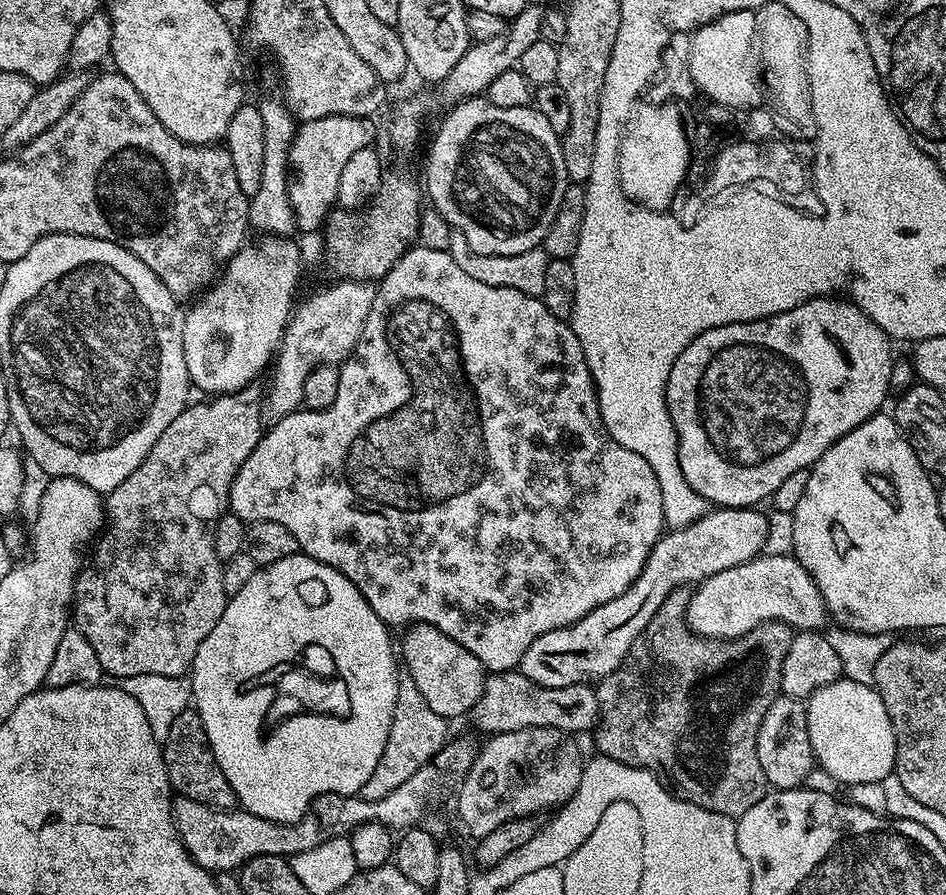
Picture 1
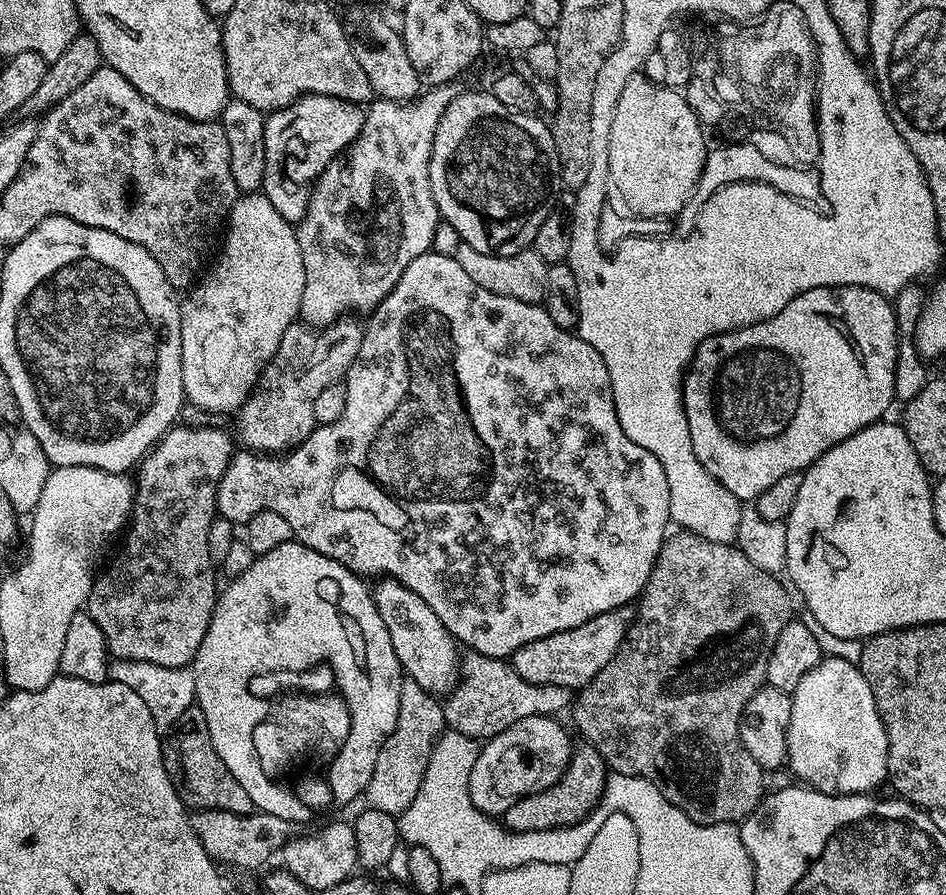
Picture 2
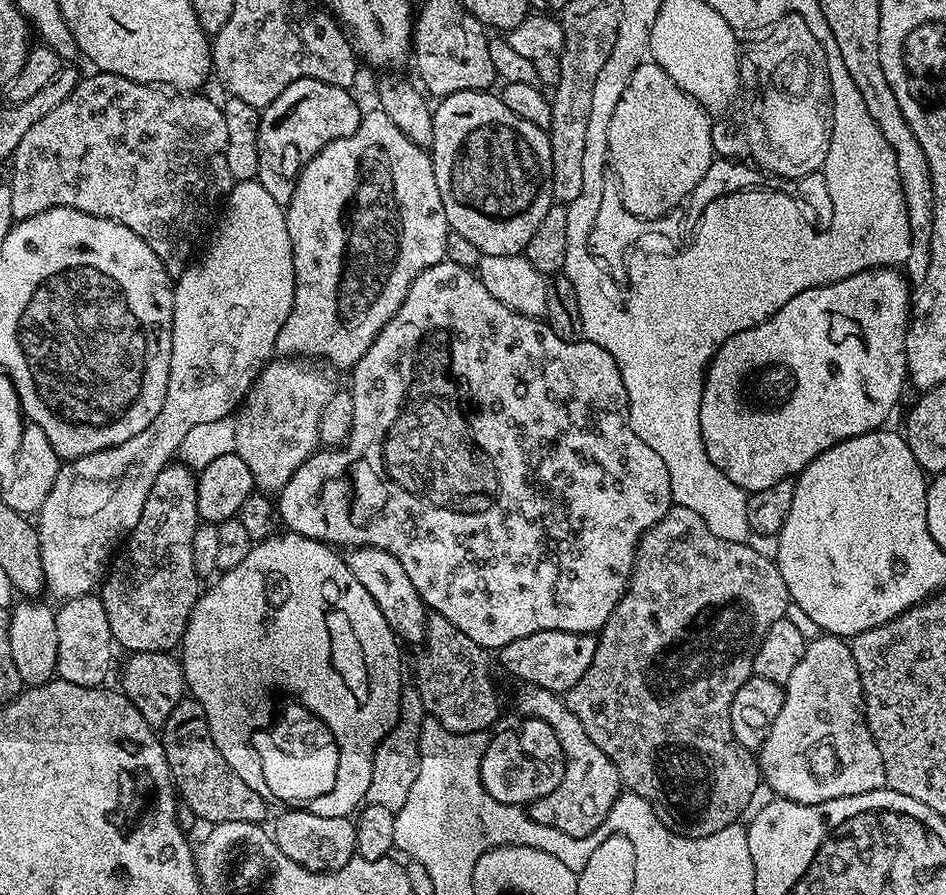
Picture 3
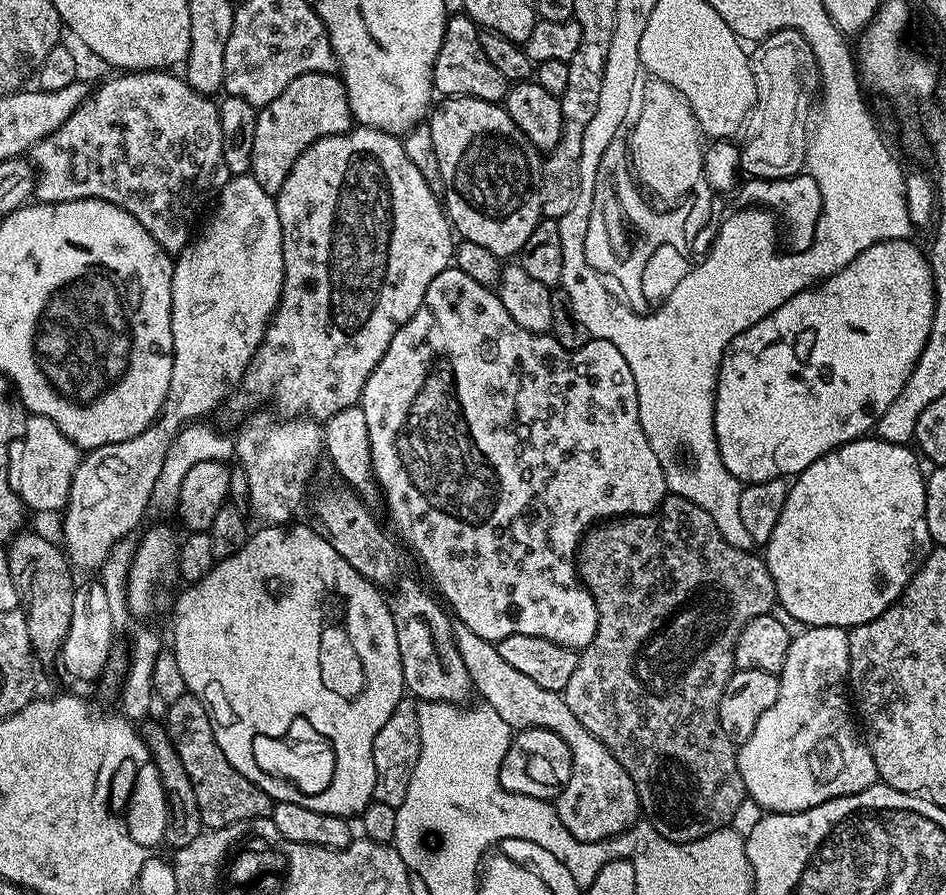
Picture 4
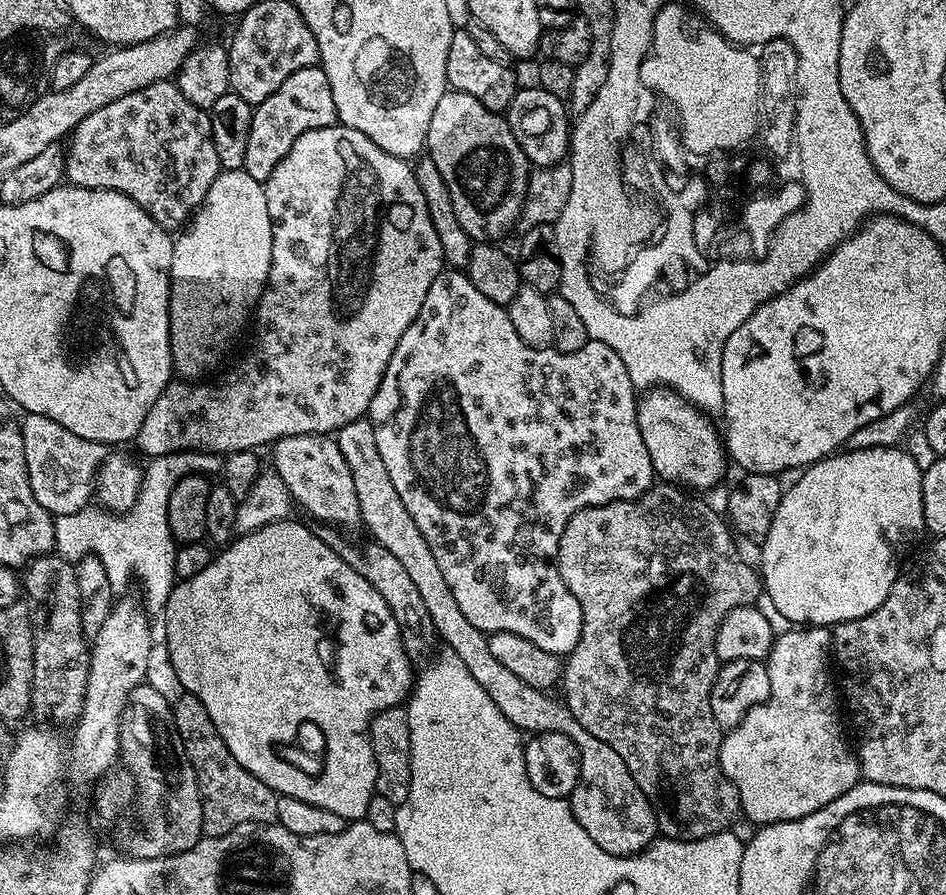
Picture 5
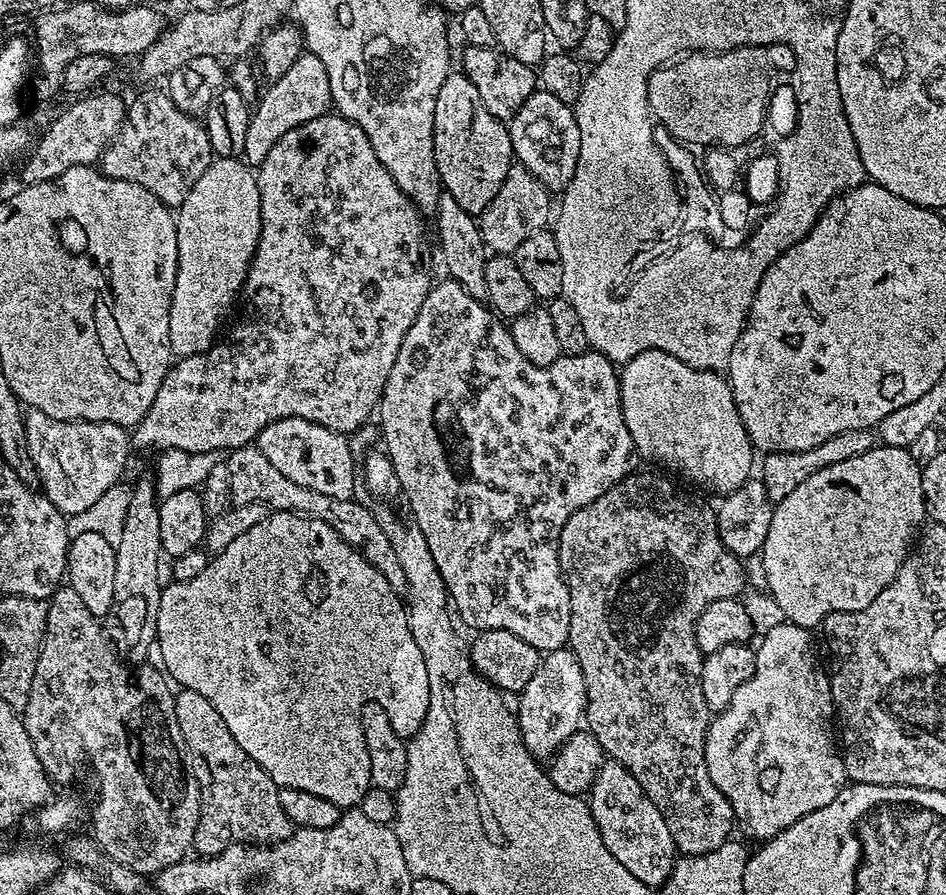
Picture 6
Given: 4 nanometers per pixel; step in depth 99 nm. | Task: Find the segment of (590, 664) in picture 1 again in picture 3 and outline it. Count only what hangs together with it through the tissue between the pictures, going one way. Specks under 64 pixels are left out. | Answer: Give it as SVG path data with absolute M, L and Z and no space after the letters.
M538 630L538 634L526 634L526 638L514 638L498 649L500 664L512 676L520 679L521 685L533 684L542 690L557 694L568 692L590 670L596 653L595 635L586 632L563 632L562 630Z

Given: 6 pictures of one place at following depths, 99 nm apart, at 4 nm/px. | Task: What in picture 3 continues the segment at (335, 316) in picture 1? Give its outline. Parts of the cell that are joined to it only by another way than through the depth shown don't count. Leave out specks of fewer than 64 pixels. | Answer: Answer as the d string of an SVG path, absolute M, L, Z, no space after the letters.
M273 358L252 384L251 392L240 405L235 417L236 452L242 462L250 466L250 474L257 489L268 494L279 493L286 482L290 482L298 466L302 466L302 462L306 462L317 451L320 444L318 418L322 418L322 406L326 406L326 402L338 390L338 384L332 381L331 374L333 375L327 367L302 358Z

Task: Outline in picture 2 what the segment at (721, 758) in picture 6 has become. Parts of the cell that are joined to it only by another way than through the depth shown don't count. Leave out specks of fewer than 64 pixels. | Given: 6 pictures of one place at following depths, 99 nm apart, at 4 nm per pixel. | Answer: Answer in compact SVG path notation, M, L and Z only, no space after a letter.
M825 655L791 692L786 768L817 792L868 794L888 775L888 739L870 682L855 663Z

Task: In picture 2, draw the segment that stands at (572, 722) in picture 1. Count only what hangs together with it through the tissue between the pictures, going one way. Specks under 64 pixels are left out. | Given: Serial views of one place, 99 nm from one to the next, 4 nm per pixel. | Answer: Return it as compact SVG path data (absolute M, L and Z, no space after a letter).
M468 650L460 661L460 679L456 687L443 697L444 723L451 731L461 732L477 742L487 742L502 734L514 722L531 716L555 717L556 712L571 709L574 692L571 688L531 684L513 670L507 659L499 656L483 656Z

